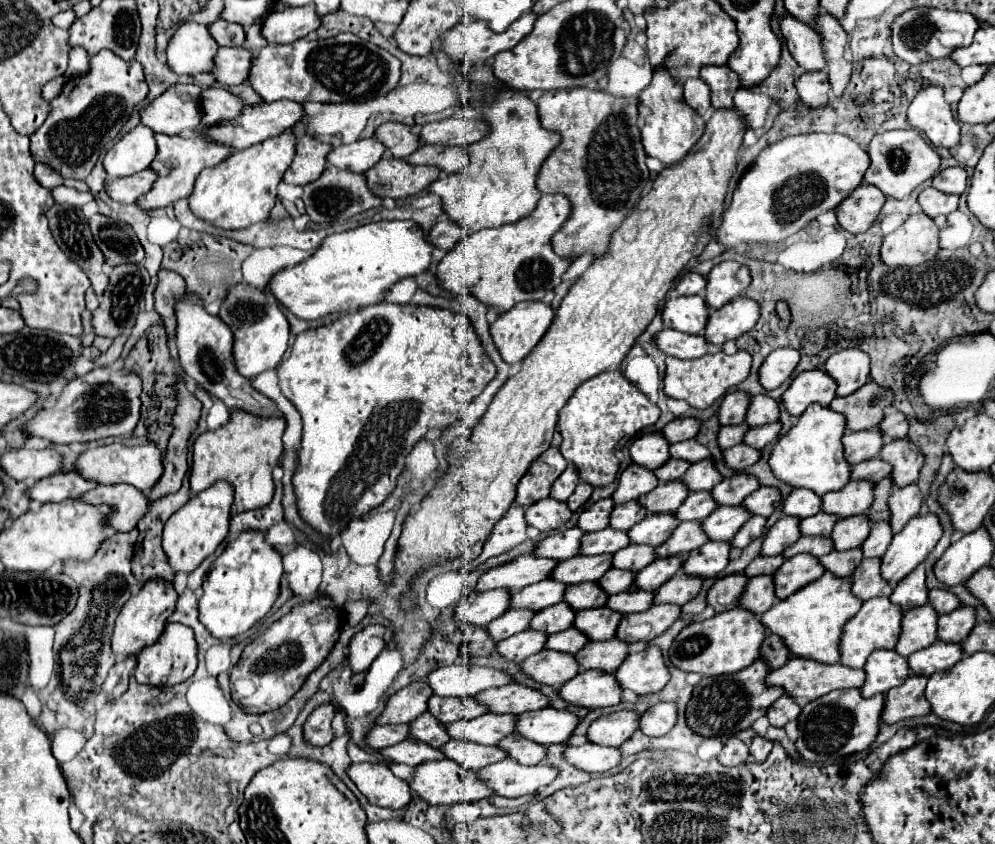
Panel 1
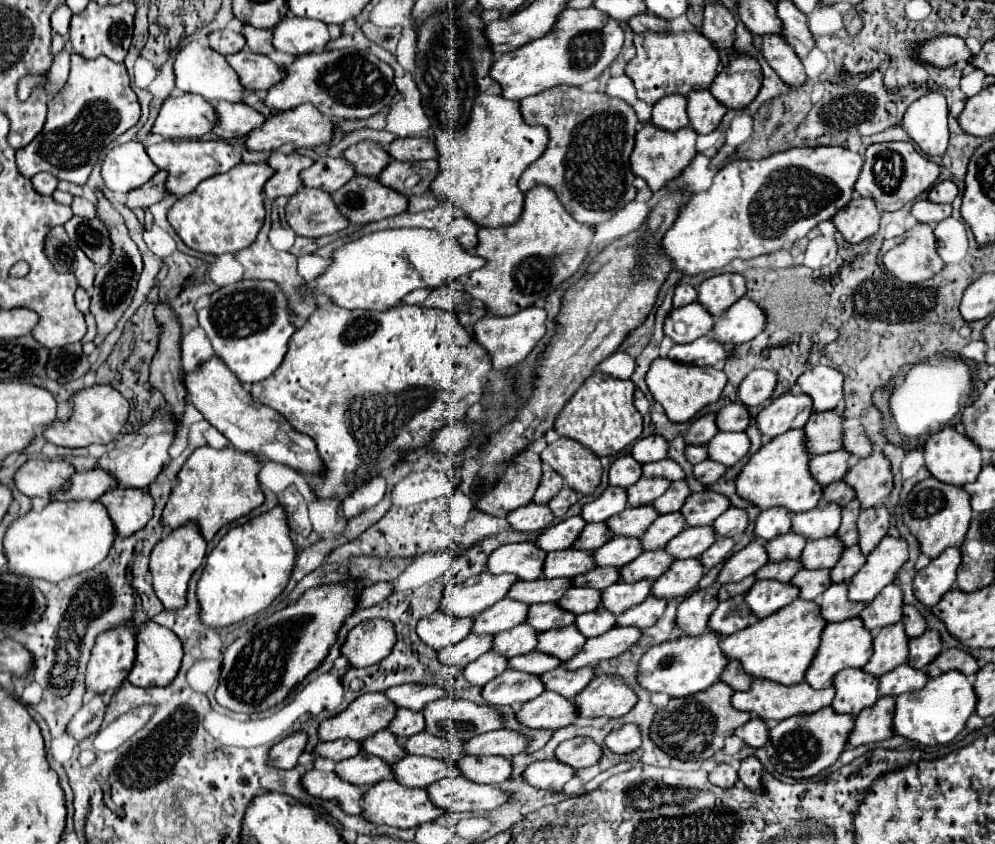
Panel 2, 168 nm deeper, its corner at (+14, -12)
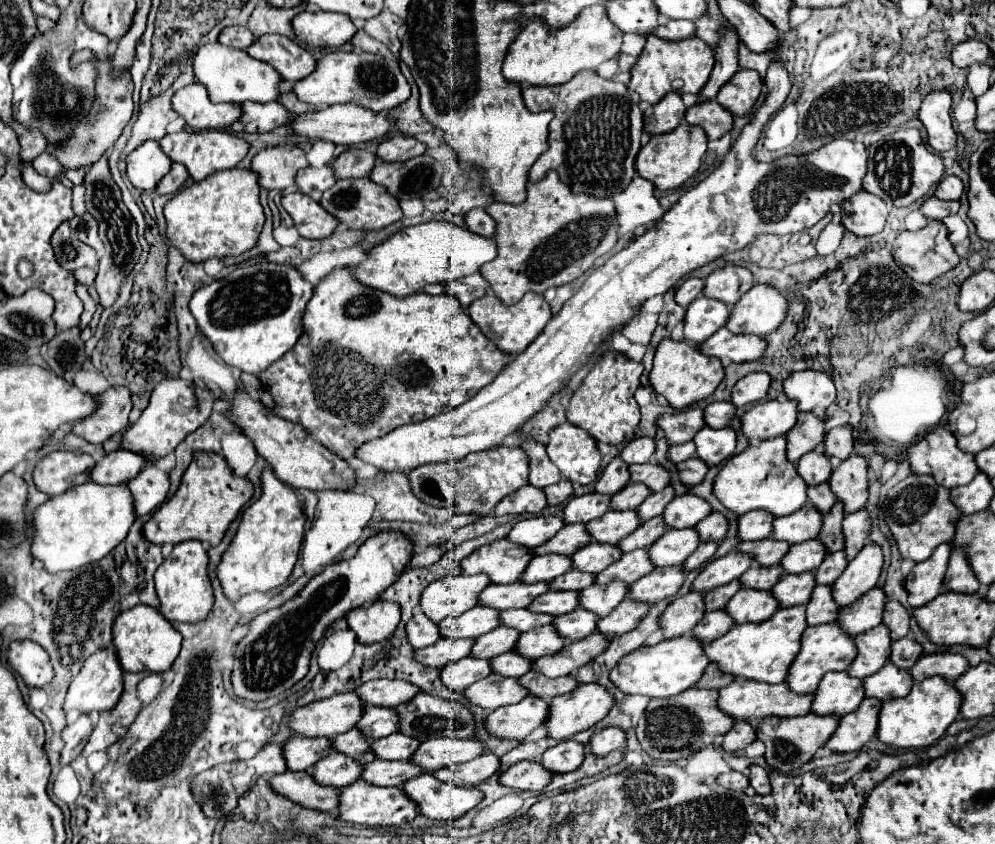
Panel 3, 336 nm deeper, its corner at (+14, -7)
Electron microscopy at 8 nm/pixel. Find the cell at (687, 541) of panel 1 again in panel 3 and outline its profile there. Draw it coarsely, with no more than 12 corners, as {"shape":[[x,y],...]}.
{"shape":[[646,549],[624,553],[596,575],[596,583],[632,585],[652,573]]}

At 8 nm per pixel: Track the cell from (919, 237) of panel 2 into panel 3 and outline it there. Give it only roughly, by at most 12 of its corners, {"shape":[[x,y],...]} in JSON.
{"shape":[[942,221],[910,233],[894,257],[918,283],[960,263]]}

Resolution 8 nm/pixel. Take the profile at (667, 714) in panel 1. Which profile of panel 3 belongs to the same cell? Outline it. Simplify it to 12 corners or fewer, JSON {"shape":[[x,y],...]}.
{"shape":[[618,727],[594,733],[586,749],[604,757],[620,749],[626,733]]}

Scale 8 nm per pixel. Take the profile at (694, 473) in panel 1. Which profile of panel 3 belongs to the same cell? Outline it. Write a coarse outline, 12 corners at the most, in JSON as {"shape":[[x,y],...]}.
{"shape":[[670,485],[648,495],[636,507],[638,519],[644,523],[658,517],[672,499]]}

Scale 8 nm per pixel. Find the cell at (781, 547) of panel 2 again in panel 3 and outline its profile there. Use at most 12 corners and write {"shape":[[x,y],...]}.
{"shape":[[774,539],[744,541],[734,547],[762,567],[778,565],[790,545]]}

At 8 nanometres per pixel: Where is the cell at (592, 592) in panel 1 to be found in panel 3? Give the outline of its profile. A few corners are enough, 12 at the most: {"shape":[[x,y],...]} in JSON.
{"shape":[[528,609],[502,611],[502,625],[524,633],[554,617]]}

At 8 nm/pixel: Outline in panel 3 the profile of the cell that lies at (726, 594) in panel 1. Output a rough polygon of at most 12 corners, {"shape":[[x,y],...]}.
{"shape":[[702,593],[674,599],[658,617],[664,639],[688,635],[704,615]]}

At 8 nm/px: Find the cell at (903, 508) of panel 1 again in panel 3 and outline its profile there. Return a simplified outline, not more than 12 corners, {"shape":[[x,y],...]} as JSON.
{"shape":[[864,509],[842,521],[844,553],[854,559],[870,533]]}

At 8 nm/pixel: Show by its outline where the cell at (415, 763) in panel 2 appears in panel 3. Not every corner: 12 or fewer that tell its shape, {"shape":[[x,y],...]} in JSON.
{"shape":[[370,761],[360,779],[380,787],[400,787],[422,775],[408,761]]}

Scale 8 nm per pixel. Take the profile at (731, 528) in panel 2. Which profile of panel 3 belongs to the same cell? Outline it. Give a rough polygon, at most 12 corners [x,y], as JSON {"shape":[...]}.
{"shape":[[714,511],[698,527],[700,541],[720,543],[728,521]]}

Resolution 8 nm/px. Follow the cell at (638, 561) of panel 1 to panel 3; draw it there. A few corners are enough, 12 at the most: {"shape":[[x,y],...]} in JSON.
{"shape":[[570,569],[550,581],[552,591],[582,591],[594,575]]}

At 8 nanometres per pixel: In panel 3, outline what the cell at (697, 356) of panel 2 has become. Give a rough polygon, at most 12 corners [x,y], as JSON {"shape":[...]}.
{"shape":[[726,327],[700,343],[708,357],[756,361],[766,351],[758,335]]}

